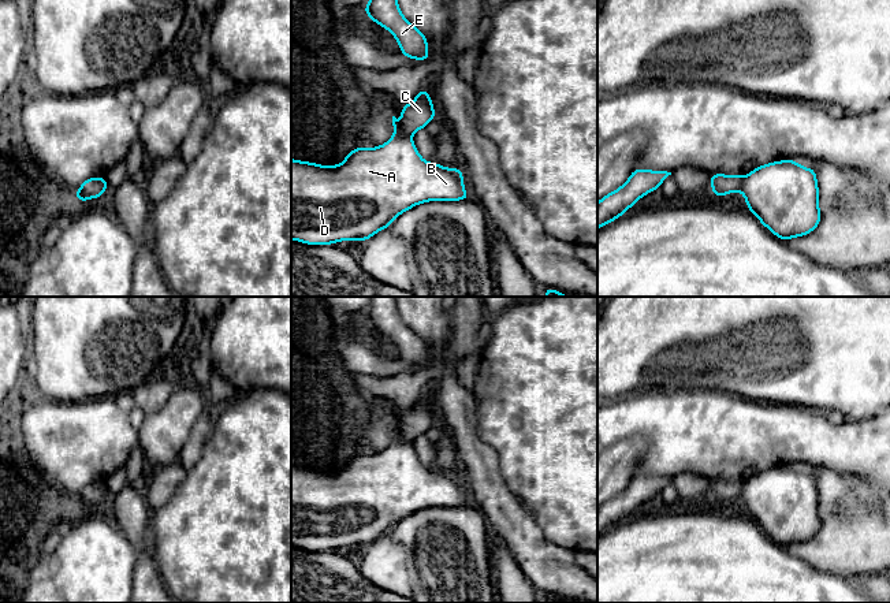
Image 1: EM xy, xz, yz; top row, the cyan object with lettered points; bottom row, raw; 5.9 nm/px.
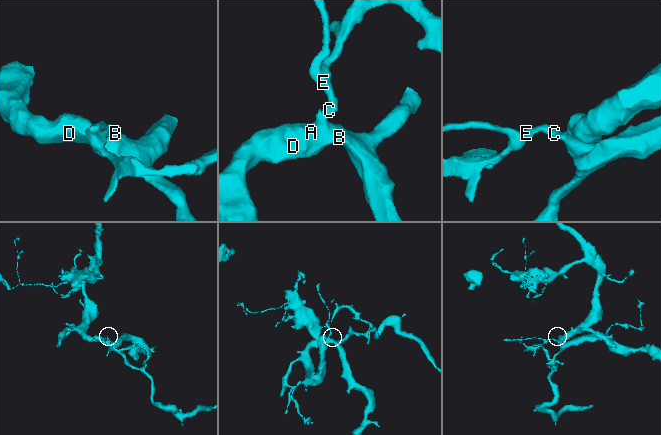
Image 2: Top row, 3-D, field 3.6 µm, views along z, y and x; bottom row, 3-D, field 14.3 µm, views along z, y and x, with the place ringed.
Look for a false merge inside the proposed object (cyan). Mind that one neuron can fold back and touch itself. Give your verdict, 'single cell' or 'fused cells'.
fused cells

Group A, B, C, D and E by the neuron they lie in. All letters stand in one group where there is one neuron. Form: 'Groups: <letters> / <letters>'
Groups: A B D / C E

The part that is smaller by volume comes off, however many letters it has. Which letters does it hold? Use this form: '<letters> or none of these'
C, E

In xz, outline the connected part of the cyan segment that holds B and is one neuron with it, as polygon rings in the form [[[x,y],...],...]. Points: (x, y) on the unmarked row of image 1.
[[[392,423],[394,440],[376,454],[349,457],[338,472],[291,465],[291,546],[306,551],[366,547],[403,518],[428,507],[469,506],[459,474],[428,469]]]

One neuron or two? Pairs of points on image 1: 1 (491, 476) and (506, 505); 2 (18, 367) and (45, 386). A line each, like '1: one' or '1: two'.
1: one
2: two

